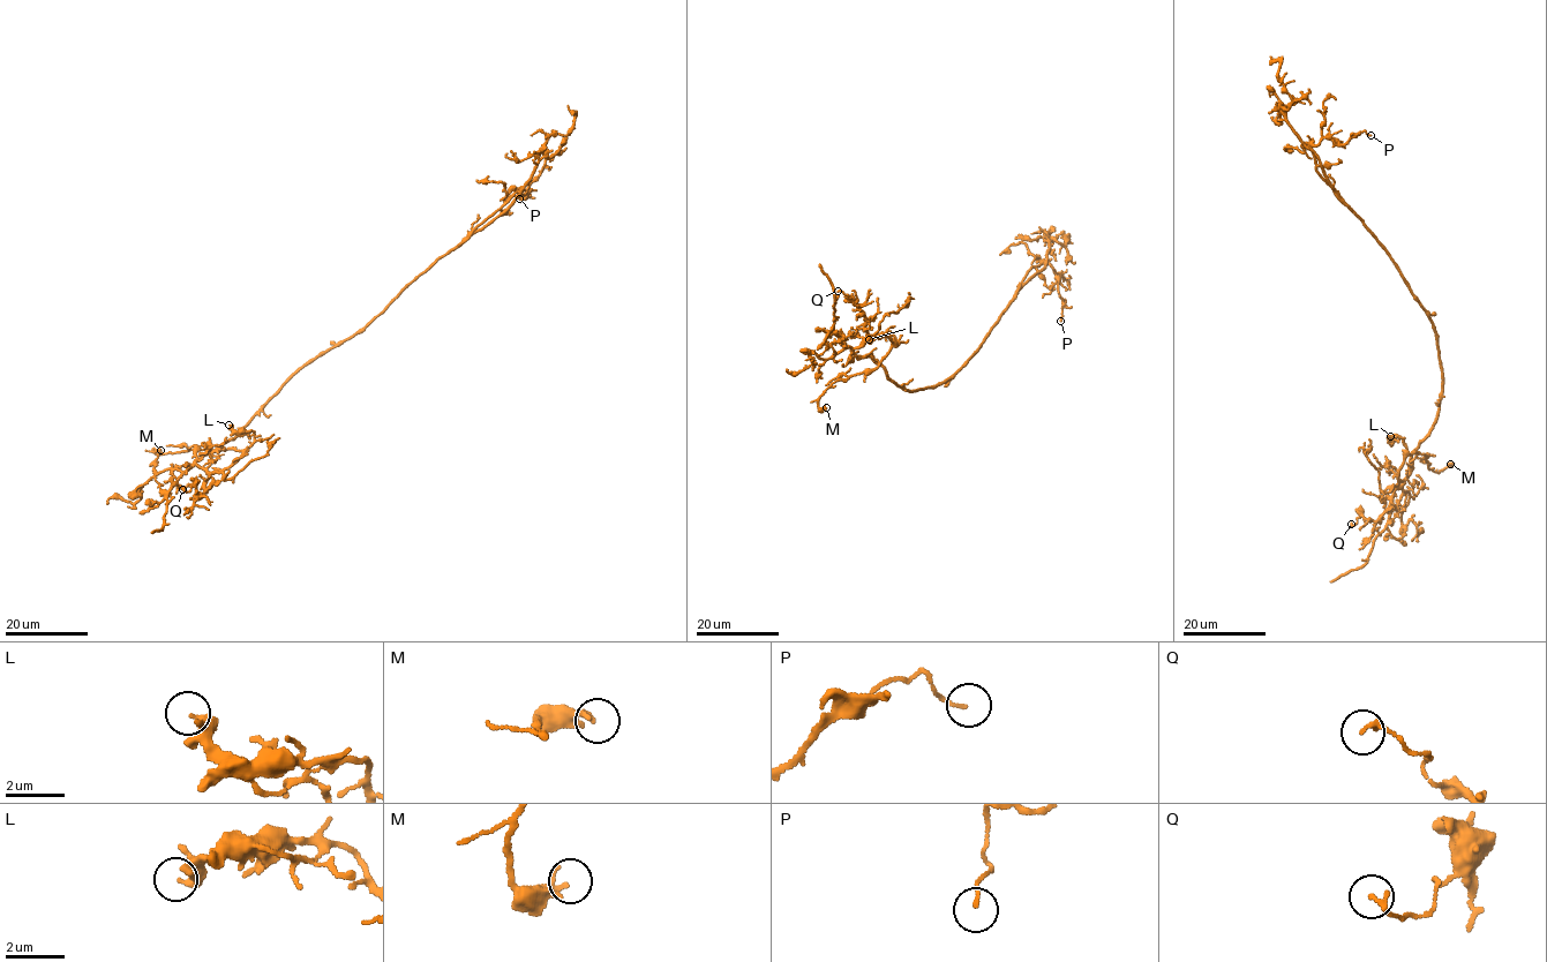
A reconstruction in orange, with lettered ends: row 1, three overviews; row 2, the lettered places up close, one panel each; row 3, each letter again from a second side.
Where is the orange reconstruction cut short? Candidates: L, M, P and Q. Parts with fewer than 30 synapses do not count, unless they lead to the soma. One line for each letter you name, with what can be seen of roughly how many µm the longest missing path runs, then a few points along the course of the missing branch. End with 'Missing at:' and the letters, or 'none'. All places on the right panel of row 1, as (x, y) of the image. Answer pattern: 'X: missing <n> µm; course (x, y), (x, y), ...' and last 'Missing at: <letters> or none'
Missing at: none

